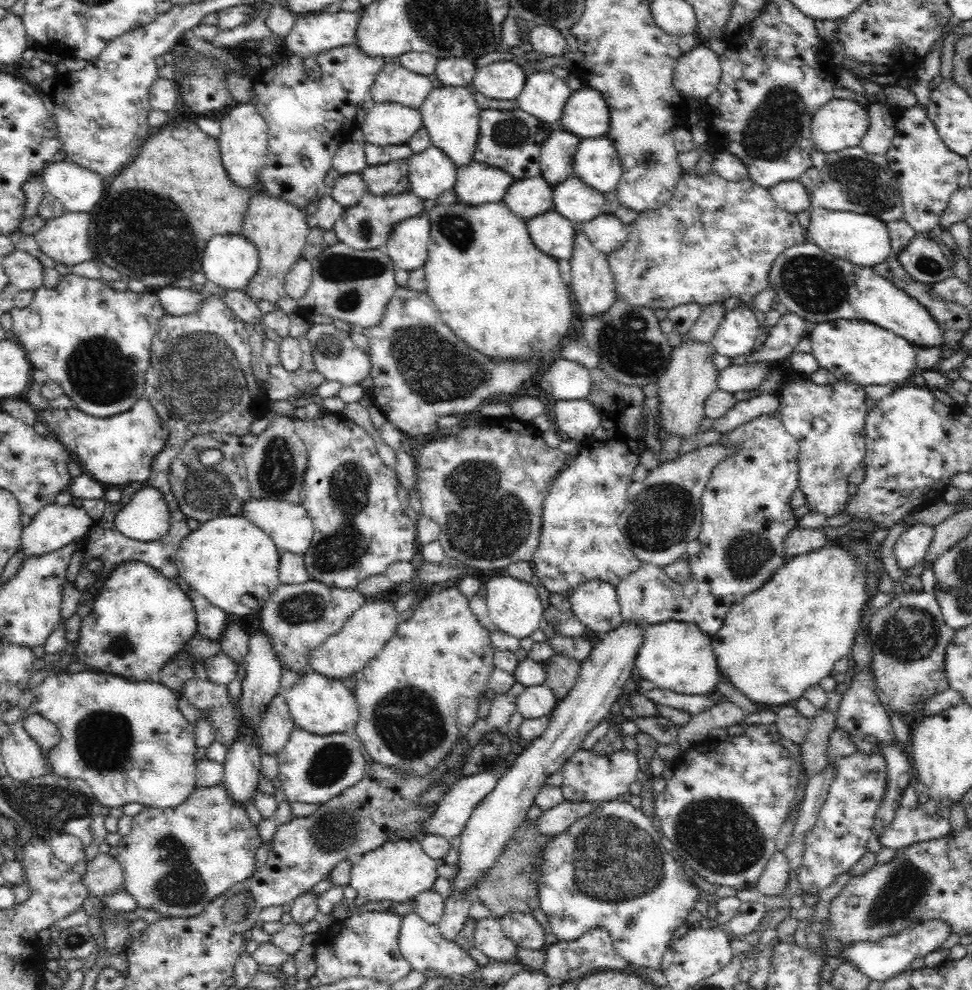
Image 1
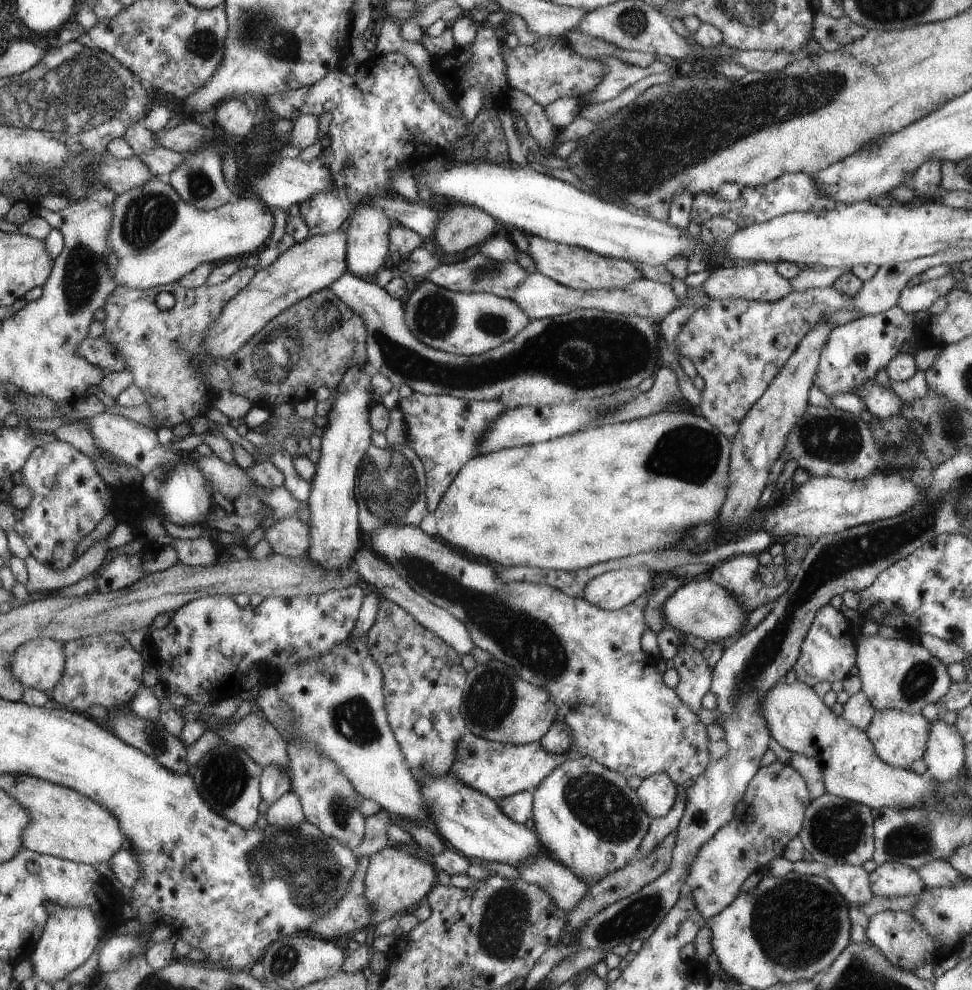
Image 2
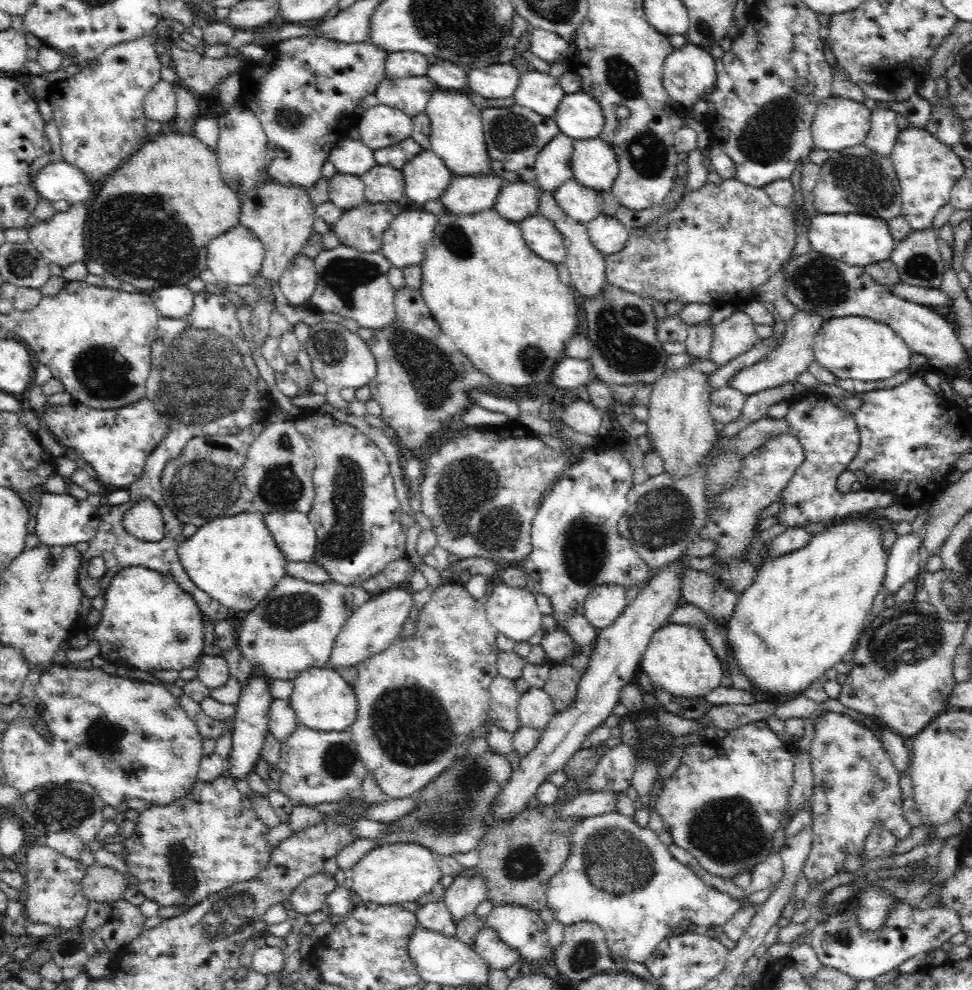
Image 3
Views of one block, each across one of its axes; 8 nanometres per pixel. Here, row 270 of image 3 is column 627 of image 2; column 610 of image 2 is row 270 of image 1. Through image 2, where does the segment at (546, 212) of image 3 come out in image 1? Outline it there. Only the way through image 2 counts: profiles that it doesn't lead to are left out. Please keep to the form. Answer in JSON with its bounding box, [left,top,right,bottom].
[568,230,616,318]

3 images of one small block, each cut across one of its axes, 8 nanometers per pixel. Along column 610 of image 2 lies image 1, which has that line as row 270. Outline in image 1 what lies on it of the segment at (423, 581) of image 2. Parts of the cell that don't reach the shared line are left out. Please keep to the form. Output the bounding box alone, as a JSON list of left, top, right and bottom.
[608,172,804,312]

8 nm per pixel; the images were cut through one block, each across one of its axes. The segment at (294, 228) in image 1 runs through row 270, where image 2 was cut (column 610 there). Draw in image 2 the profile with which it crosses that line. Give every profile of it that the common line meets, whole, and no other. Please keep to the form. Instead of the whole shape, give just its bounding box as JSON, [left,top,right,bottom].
[527,236,643,290]

